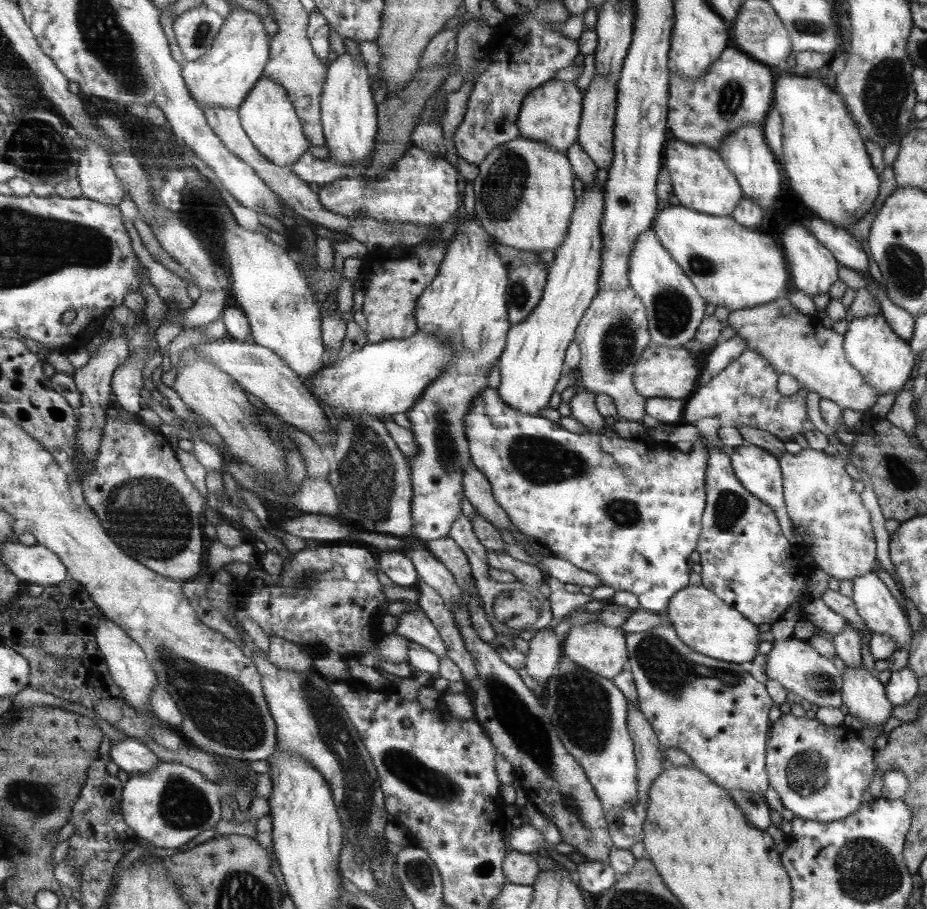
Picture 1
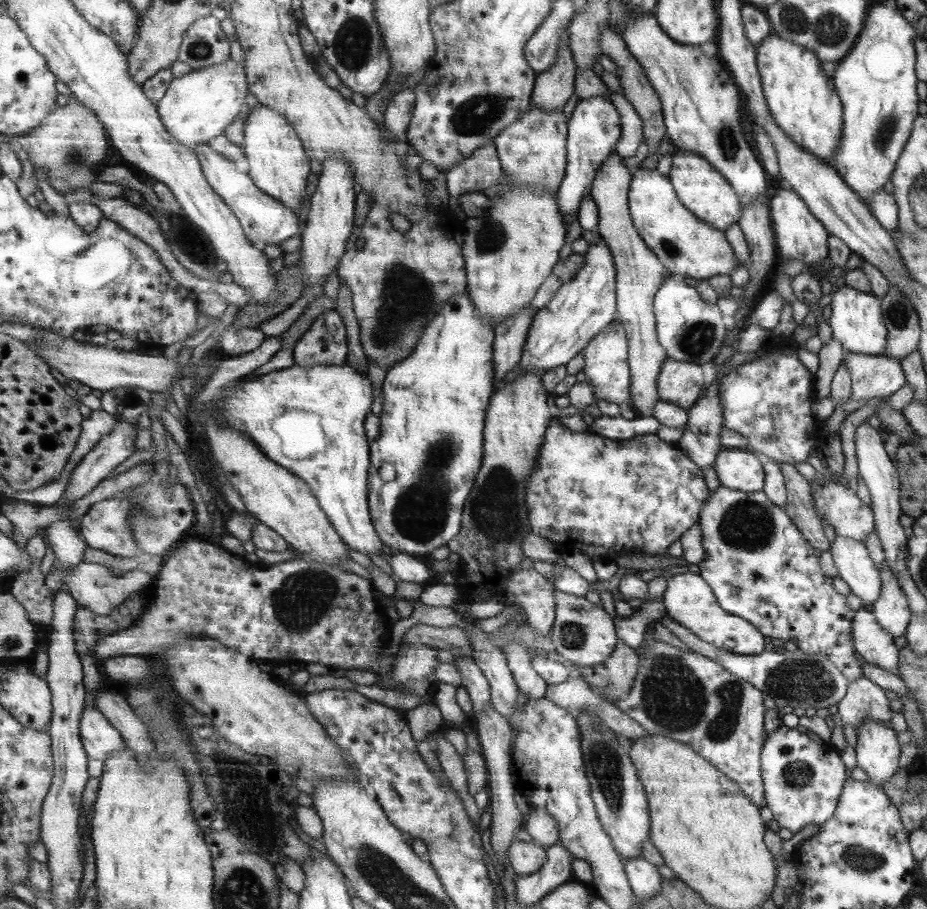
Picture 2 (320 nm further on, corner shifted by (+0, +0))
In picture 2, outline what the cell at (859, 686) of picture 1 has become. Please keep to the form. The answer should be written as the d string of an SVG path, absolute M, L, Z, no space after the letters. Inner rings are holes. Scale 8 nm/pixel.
M870 718L857 726L856 734L856 766L865 772L867 781L879 787L899 768L897 738L884 723Z

